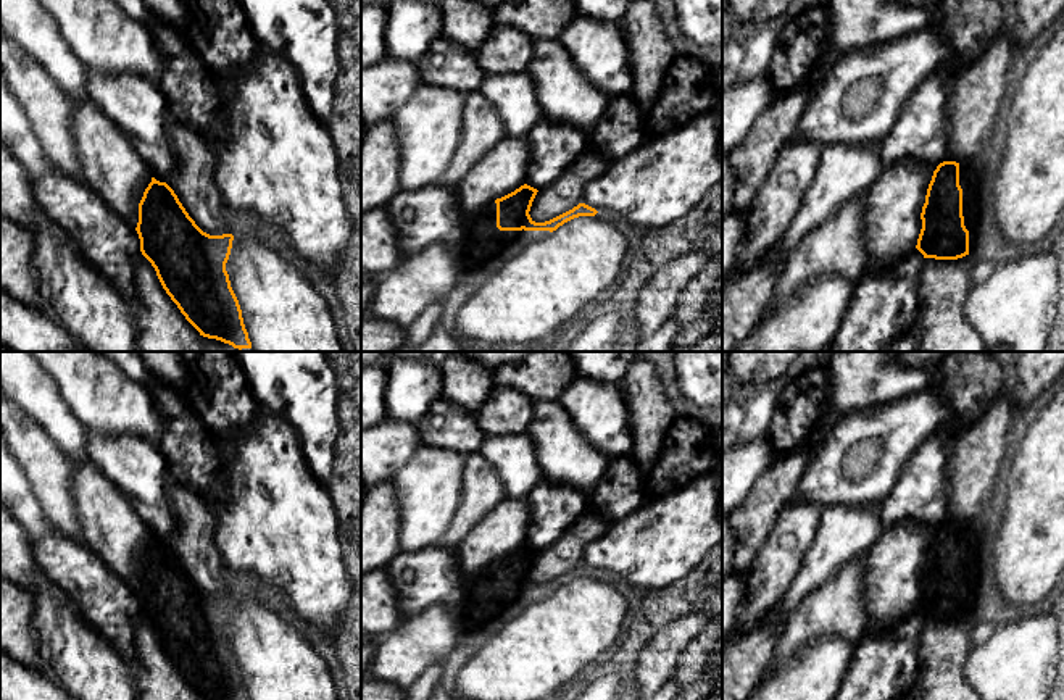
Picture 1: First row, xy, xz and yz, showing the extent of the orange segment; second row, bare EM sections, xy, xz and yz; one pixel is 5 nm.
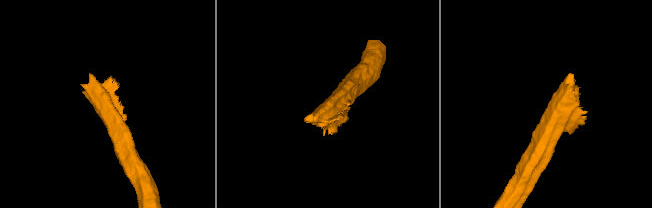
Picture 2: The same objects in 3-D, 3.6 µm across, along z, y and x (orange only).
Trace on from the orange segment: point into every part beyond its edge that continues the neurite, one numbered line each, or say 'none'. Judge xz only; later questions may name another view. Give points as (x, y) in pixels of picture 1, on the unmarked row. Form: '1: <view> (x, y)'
1: xz (484, 610)

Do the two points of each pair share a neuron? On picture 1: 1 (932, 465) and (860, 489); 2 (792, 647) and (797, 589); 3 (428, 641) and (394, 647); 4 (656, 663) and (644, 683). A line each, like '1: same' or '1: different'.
1: different
2: different
3: same
4: same

